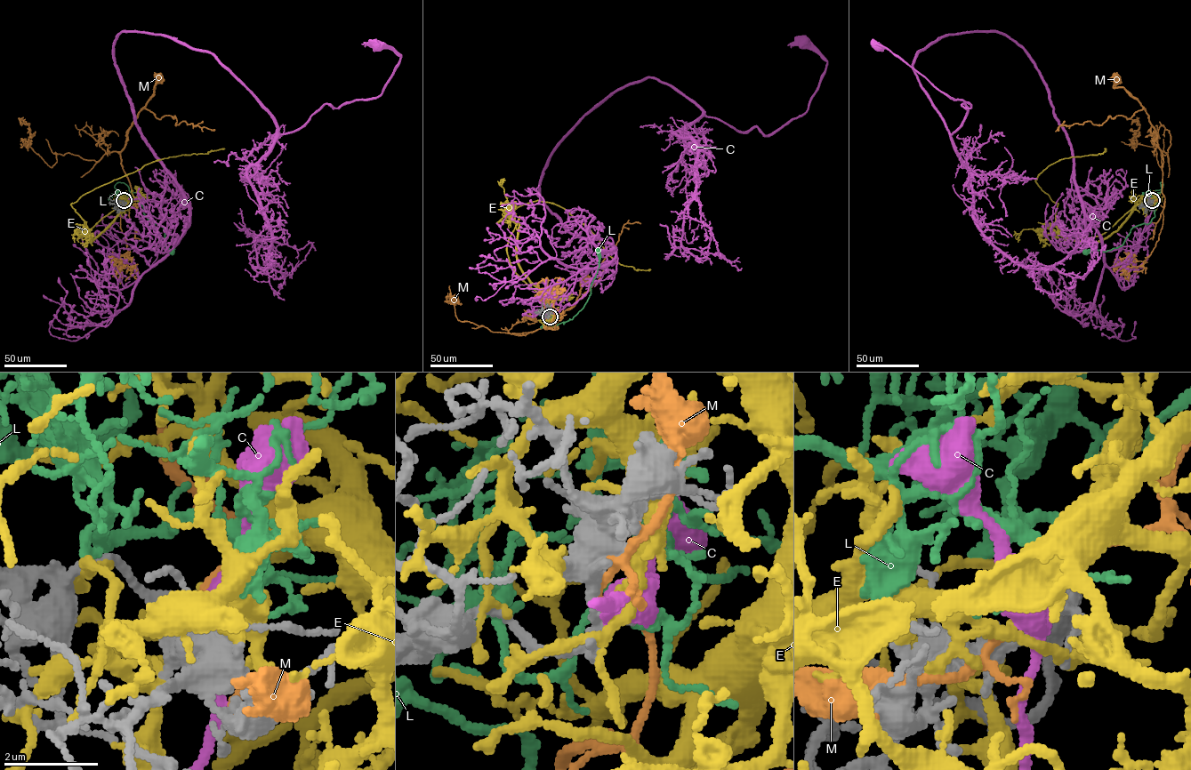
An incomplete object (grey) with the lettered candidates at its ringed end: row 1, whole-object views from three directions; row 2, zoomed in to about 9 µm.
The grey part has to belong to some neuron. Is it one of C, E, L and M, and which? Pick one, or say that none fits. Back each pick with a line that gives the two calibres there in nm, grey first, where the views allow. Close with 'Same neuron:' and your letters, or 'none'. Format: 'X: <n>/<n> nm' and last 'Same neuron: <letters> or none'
L: 200/240 nm
Same neuron: L

